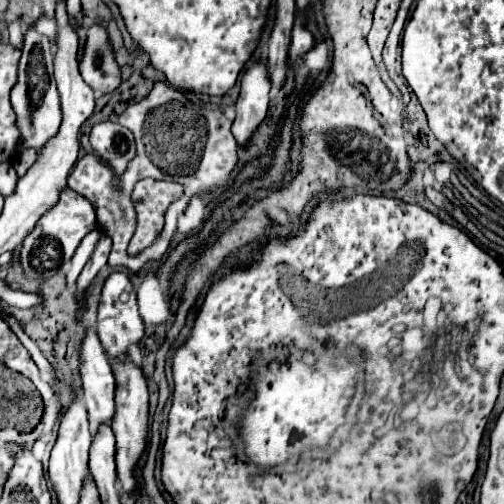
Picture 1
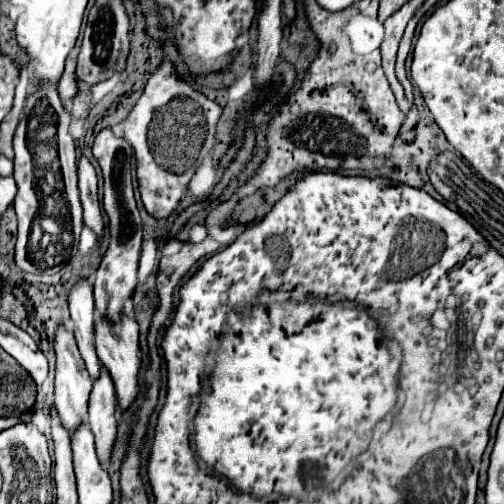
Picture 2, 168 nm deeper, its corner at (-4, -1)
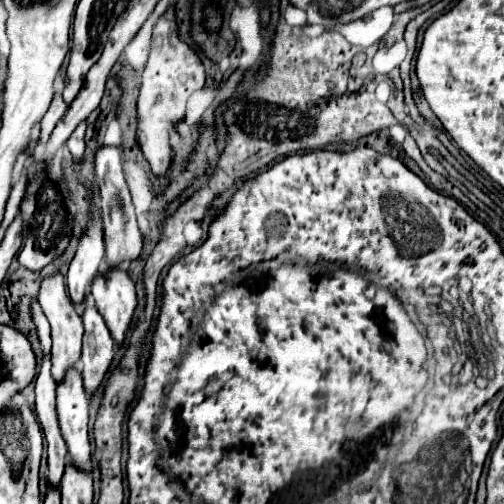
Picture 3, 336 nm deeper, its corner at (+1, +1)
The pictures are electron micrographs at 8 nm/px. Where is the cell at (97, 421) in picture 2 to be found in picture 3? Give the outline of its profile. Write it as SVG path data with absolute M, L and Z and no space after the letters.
M88 306L82 314L84 320L84 342L80 356L80 370L84 376L84 388L92 394L110 370L110 362L114 358L114 342L108 334L108 326L104 318L96 312L96 306Z

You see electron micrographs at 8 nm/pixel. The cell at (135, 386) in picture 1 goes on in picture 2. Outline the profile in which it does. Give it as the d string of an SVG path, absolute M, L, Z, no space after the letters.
M125 314L117 322L107 322L107 320L97 320L95 324L95 342L97 342L97 356L101 360L101 366L109 370L109 376L115 386L117 394L117 404L121 412L129 410L131 404L139 396L139 326L133 318L127 318Z

